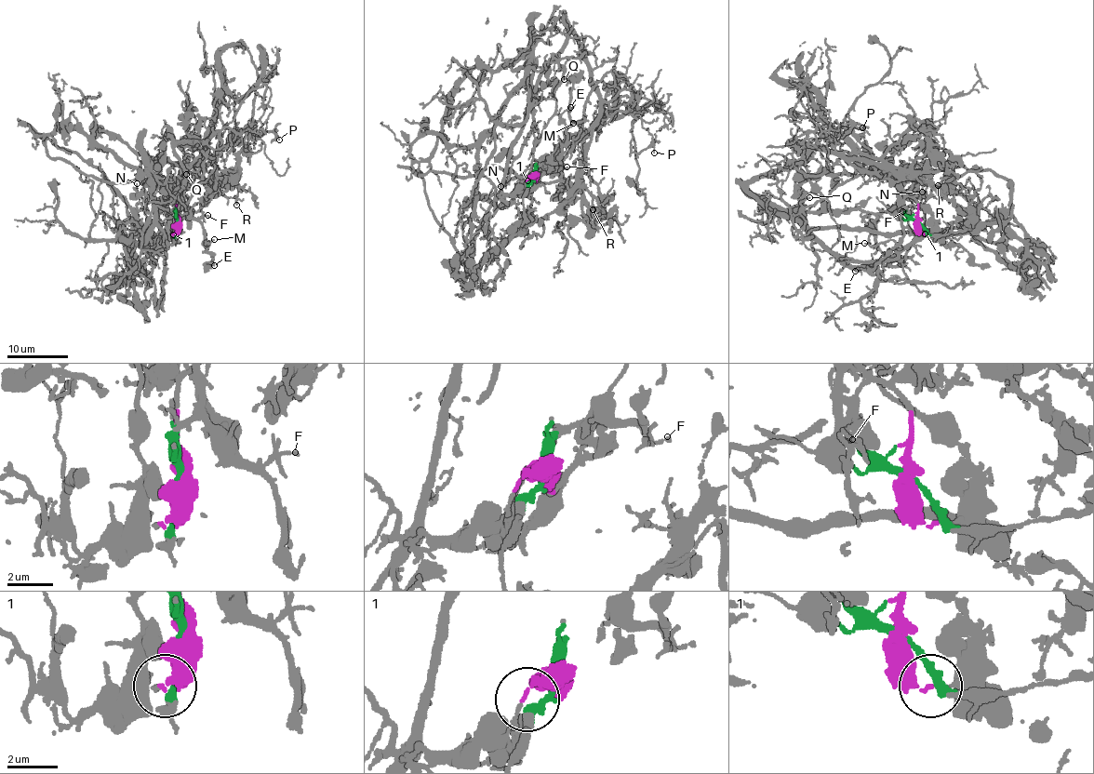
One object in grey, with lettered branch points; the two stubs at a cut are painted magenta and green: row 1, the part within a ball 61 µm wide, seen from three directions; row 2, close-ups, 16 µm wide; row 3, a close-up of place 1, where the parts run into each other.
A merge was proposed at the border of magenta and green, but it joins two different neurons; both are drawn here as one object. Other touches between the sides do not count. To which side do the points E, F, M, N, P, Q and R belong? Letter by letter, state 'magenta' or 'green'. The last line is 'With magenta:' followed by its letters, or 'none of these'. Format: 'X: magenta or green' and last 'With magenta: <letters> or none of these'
E: green
F: green
M: green
N: magenta
P: magenta
Q: magenta
R: magenta
With magenta: N, P, Q, R

